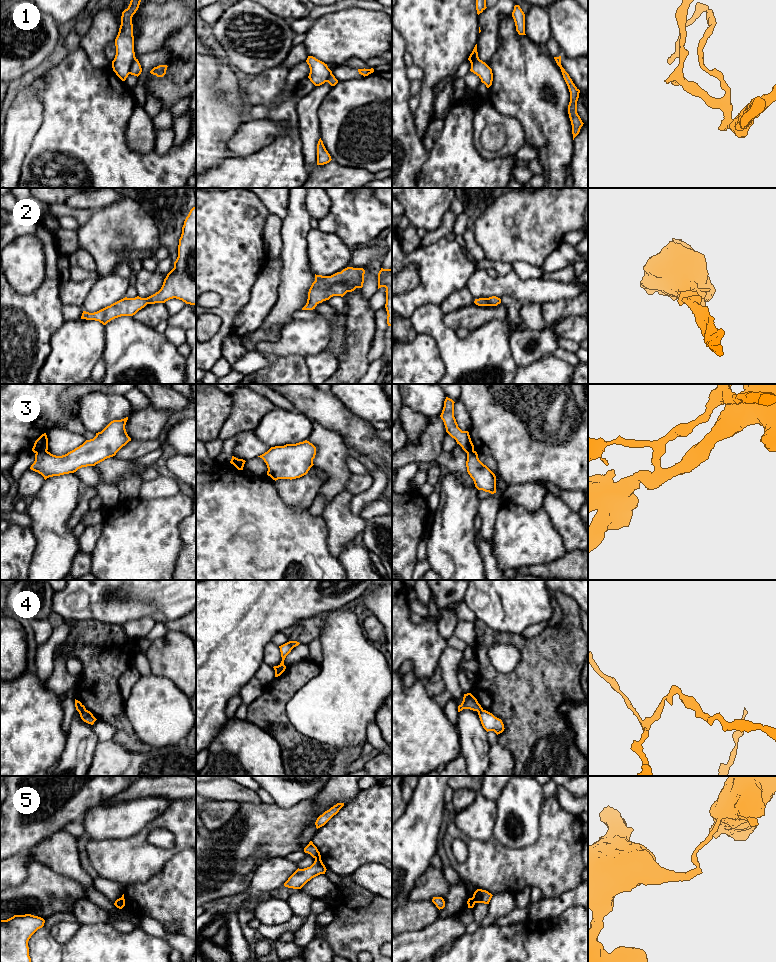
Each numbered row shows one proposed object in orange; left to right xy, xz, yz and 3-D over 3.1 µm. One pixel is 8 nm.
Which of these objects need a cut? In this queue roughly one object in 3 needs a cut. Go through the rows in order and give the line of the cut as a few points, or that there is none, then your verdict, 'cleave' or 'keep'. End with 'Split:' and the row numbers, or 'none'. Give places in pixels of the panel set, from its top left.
1: cut xy (135, 58), (129, 73); cleave
2: cut none; keep
3: cut xy (46, 450), (36, 453); cleave
4: cut xz (283, 664), (275, 670); cleave
5: cut xz (320, 857), (315, 859); cleave
Split: 1, 3, 4, 5

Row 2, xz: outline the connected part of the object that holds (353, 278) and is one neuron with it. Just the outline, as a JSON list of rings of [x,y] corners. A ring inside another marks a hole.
[[[347,267],[331,276],[315,274],[315,281],[309,289],[307,303],[302,310],[313,310],[319,303],[333,296],[343,297],[347,292],[362,288],[364,274],[363,268],[353,267]]]

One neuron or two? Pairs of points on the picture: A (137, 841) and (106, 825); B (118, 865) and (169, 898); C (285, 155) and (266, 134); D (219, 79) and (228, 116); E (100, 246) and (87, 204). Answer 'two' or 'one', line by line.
A: two
B: two
C: two
D: one
E: two

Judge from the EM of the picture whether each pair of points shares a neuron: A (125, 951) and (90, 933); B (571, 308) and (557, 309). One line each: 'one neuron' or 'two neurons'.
A: one neuron
B: one neuron

